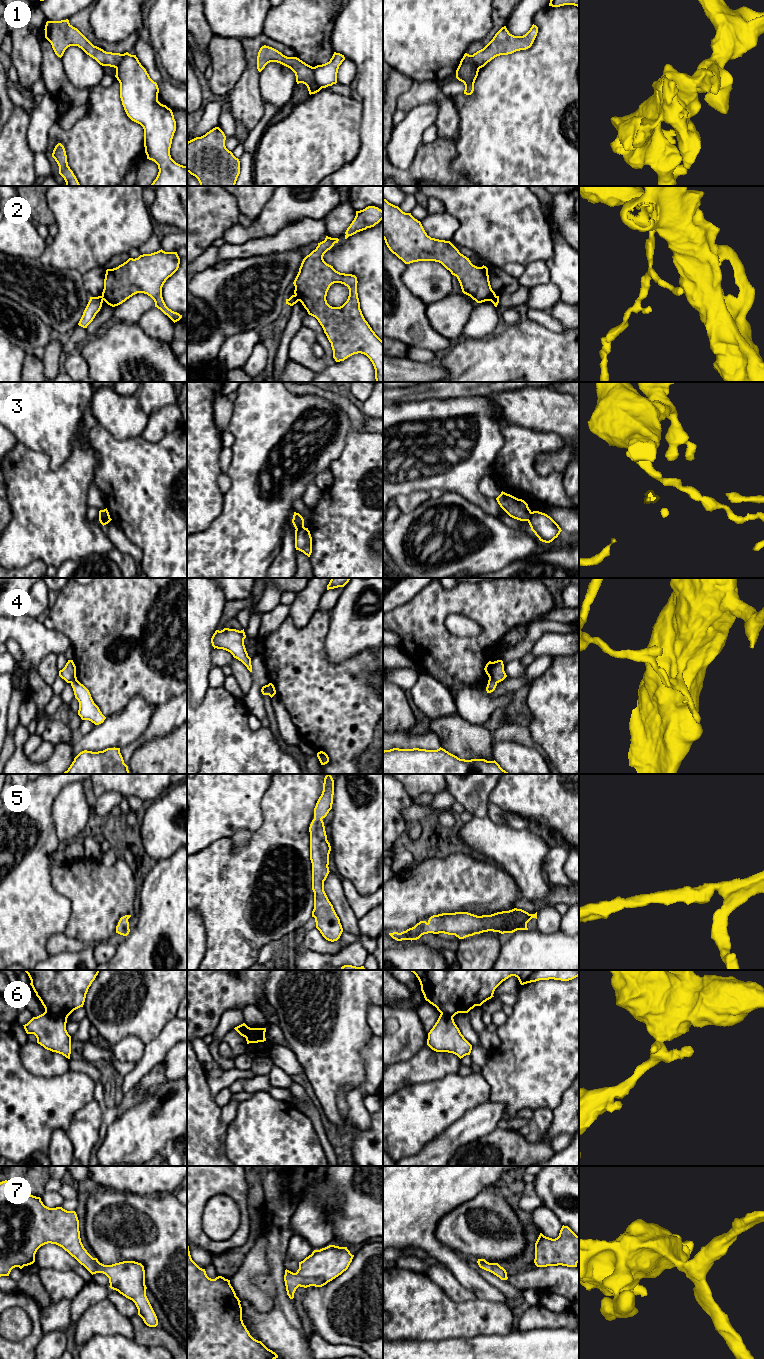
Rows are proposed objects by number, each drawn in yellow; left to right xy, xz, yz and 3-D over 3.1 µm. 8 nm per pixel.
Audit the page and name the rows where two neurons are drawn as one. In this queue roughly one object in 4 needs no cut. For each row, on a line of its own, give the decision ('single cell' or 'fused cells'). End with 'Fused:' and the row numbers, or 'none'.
1: fused cells
2: fused cells
3: fused cells
4: fused cells
5: single cell
6: fused cells
7: single cell
Fused: 1, 2, 3, 4, 6

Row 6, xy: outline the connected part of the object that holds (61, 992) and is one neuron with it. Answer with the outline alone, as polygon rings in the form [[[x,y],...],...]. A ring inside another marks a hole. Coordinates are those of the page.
[[[24,970],[30,980],[36,996],[45,1011],[68,1018],[76,1009],[83,1007],[86,994],[100,970]]]

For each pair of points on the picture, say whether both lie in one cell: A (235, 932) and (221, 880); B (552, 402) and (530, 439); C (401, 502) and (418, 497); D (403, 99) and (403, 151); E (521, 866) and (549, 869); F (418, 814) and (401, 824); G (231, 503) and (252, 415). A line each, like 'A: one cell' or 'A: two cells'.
A: one cell
B: two cells
C: one cell
D: two cells
E: two cells
F: two cells
G: one cell

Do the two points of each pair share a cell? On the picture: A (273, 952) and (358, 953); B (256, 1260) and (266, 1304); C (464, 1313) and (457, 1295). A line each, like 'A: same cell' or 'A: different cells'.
A: same cell
B: same cell
C: different cells

